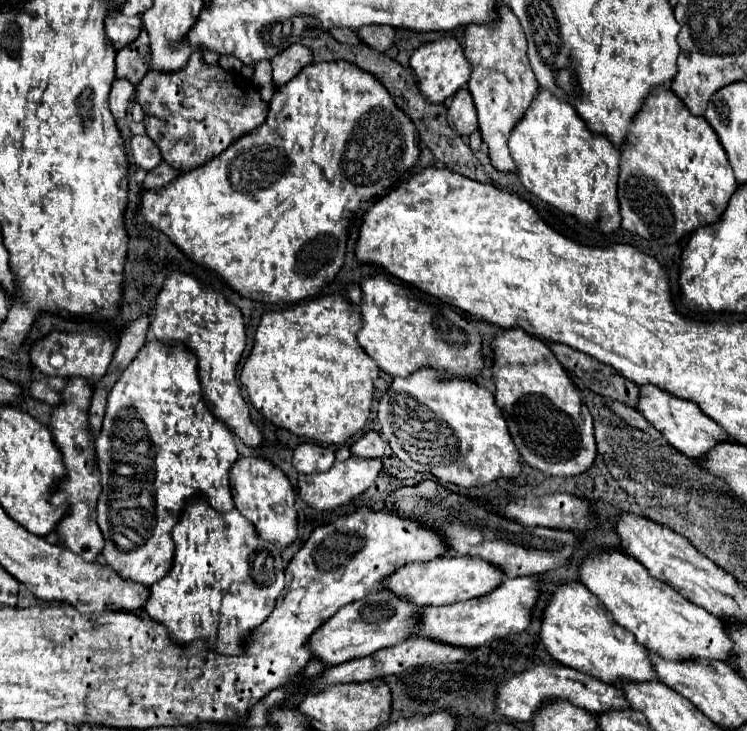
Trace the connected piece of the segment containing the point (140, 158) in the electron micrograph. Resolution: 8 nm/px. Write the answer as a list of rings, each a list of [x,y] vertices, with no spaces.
[[[133,136],[131,154],[133,154],[133,162],[143,170],[151,170],[163,160],[159,148],[155,146],[155,142],[149,136]]]

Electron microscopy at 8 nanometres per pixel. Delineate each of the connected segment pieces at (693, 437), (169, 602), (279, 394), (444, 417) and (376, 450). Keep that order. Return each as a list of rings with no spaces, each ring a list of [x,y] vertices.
[[[641,386],[639,388],[637,412],[653,428],[657,428],[675,450],[679,450],[681,454],[689,454],[689,458],[699,458],[705,452],[709,452],[717,442],[731,440],[731,436],[727,436],[727,432],[715,420],[705,416],[701,412],[701,408],[695,406],[695,402],[677,398],[677,396],[673,396],[673,394],[665,392],[665,390],[661,390],[659,386]]]
[[[193,496],[187,500],[171,538],[175,542],[173,566],[165,578],[149,588],[149,598],[145,602],[147,614],[157,622],[163,622],[177,644],[201,638],[211,640],[209,644],[213,650],[221,650],[221,654],[241,654],[241,642],[273,612],[275,600],[283,590],[281,550],[277,550],[271,542],[261,540],[257,530],[253,530],[253,524],[241,516],[237,508],[227,514],[219,514],[213,506],[209,506],[205,496]]]
[[[321,296],[289,306],[287,310],[271,310],[263,314],[251,356],[241,370],[241,384],[247,388],[251,404],[275,426],[297,436],[311,438],[317,444],[345,444],[357,434],[369,416],[373,398],[373,380],[379,376],[379,366],[365,354],[355,340],[361,328],[361,314],[341,296]]]
[[[417,370],[407,378],[393,378],[389,390],[379,400],[377,418],[391,450],[415,472],[429,472],[439,482],[451,482],[463,488],[483,486],[501,476],[515,478],[521,472],[521,456],[509,436],[507,422],[497,408],[493,394],[467,378],[441,378],[437,370]]]
[[[367,432],[363,434],[353,446],[351,446],[351,456],[357,458],[383,458],[383,440],[377,432]]]

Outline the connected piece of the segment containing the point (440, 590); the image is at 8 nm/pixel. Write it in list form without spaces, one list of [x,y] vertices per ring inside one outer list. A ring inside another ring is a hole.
[[[441,556],[429,562],[405,564],[405,568],[399,568],[397,572],[393,572],[383,580],[383,588],[423,608],[423,606],[447,606],[459,600],[471,600],[489,594],[499,582],[501,582],[501,572],[495,566],[483,562],[481,558]]]

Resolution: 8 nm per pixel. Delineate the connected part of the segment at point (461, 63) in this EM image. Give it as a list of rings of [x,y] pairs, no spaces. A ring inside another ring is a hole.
[[[445,36],[433,42],[421,44],[411,56],[411,68],[415,70],[419,90],[431,102],[447,102],[459,88],[465,88],[469,80],[469,70],[471,70],[461,44],[453,36]]]

